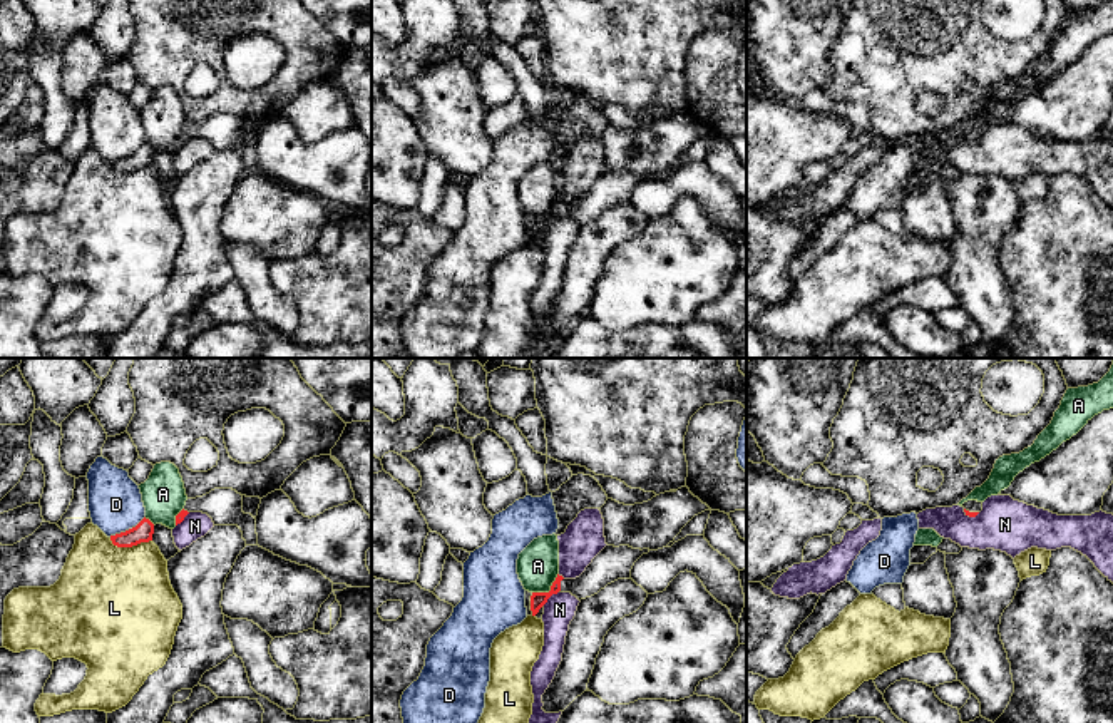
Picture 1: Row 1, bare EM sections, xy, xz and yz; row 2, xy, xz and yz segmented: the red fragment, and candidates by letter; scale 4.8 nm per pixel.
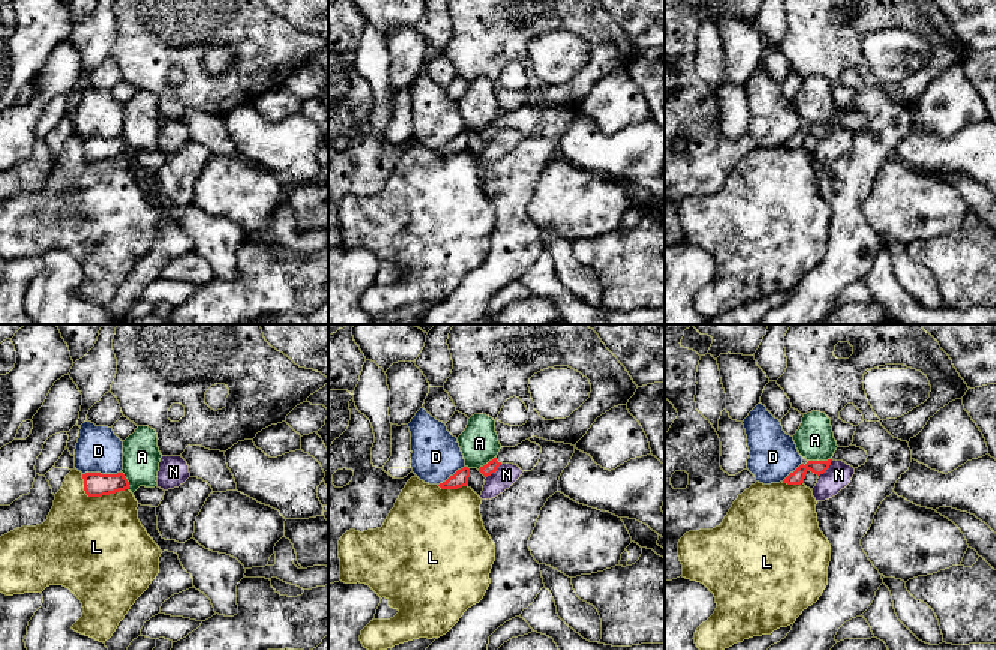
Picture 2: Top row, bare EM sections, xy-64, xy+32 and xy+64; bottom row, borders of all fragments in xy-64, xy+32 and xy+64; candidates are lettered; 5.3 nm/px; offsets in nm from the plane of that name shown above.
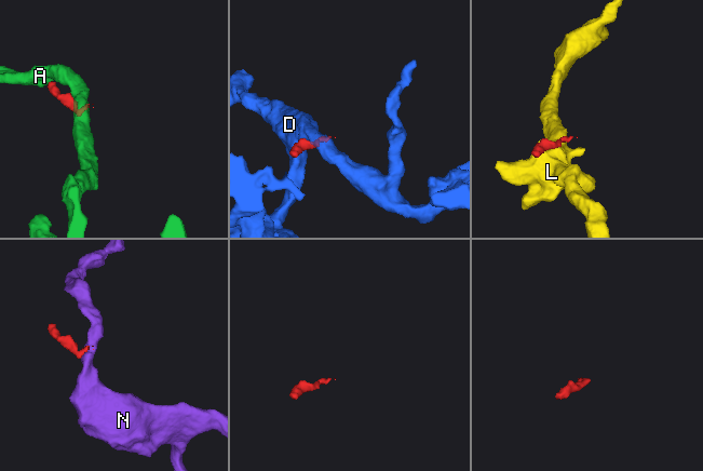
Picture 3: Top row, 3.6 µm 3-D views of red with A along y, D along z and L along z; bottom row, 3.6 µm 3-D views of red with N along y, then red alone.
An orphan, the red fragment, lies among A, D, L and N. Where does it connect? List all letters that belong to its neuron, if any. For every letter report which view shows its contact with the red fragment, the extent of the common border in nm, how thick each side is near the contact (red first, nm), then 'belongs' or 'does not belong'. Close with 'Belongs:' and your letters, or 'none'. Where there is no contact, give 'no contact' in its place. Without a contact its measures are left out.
A: meets red in xz; contact 160 nm long; 80 nm thick on the red side, 200 nm on the other; does not belong
D: meets red in xy; contact 200 nm long; 100 nm thick on the red side, 260 nm on the other; does not belong
L: meets red in xy; contact 200 nm long; 100 nm thick on the red side, 480 nm on the other; does not belong
N: meets red in xz; contact 100 nm long; 80 nm thick on the red side, 150 nm on the other; does not belong
Belongs: none

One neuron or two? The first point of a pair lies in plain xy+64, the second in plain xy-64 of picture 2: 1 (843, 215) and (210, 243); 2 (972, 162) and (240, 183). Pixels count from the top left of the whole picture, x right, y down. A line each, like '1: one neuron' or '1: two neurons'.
1: two neurons
2: two neurons

